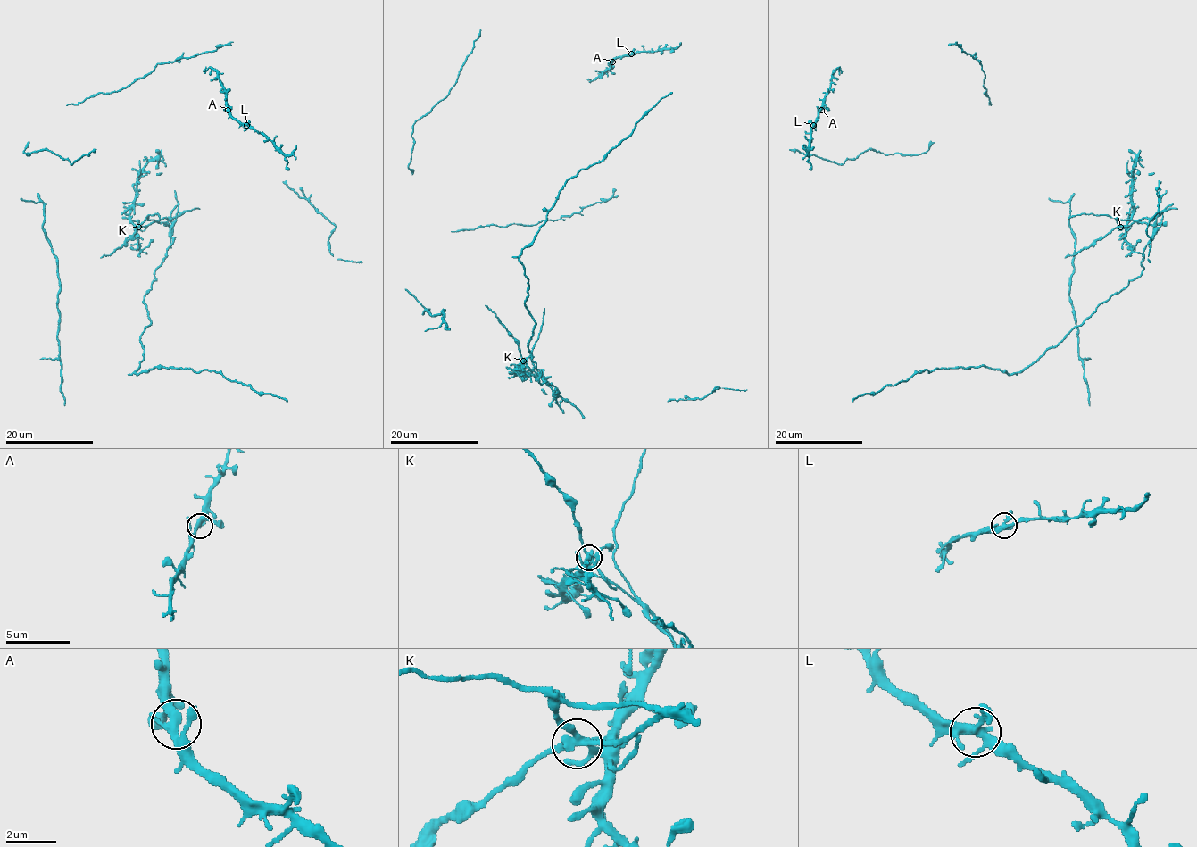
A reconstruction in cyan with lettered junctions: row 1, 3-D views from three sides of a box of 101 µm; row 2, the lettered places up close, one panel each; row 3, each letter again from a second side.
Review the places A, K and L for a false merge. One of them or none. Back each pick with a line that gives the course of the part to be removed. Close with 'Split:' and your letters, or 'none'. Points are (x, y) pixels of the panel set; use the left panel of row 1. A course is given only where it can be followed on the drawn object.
K: foreign part runs (138, 227), (164, 222), (170, 244), (144, 301), (150, 323), (134, 372), (215, 370), (287, 401)
Split: K

